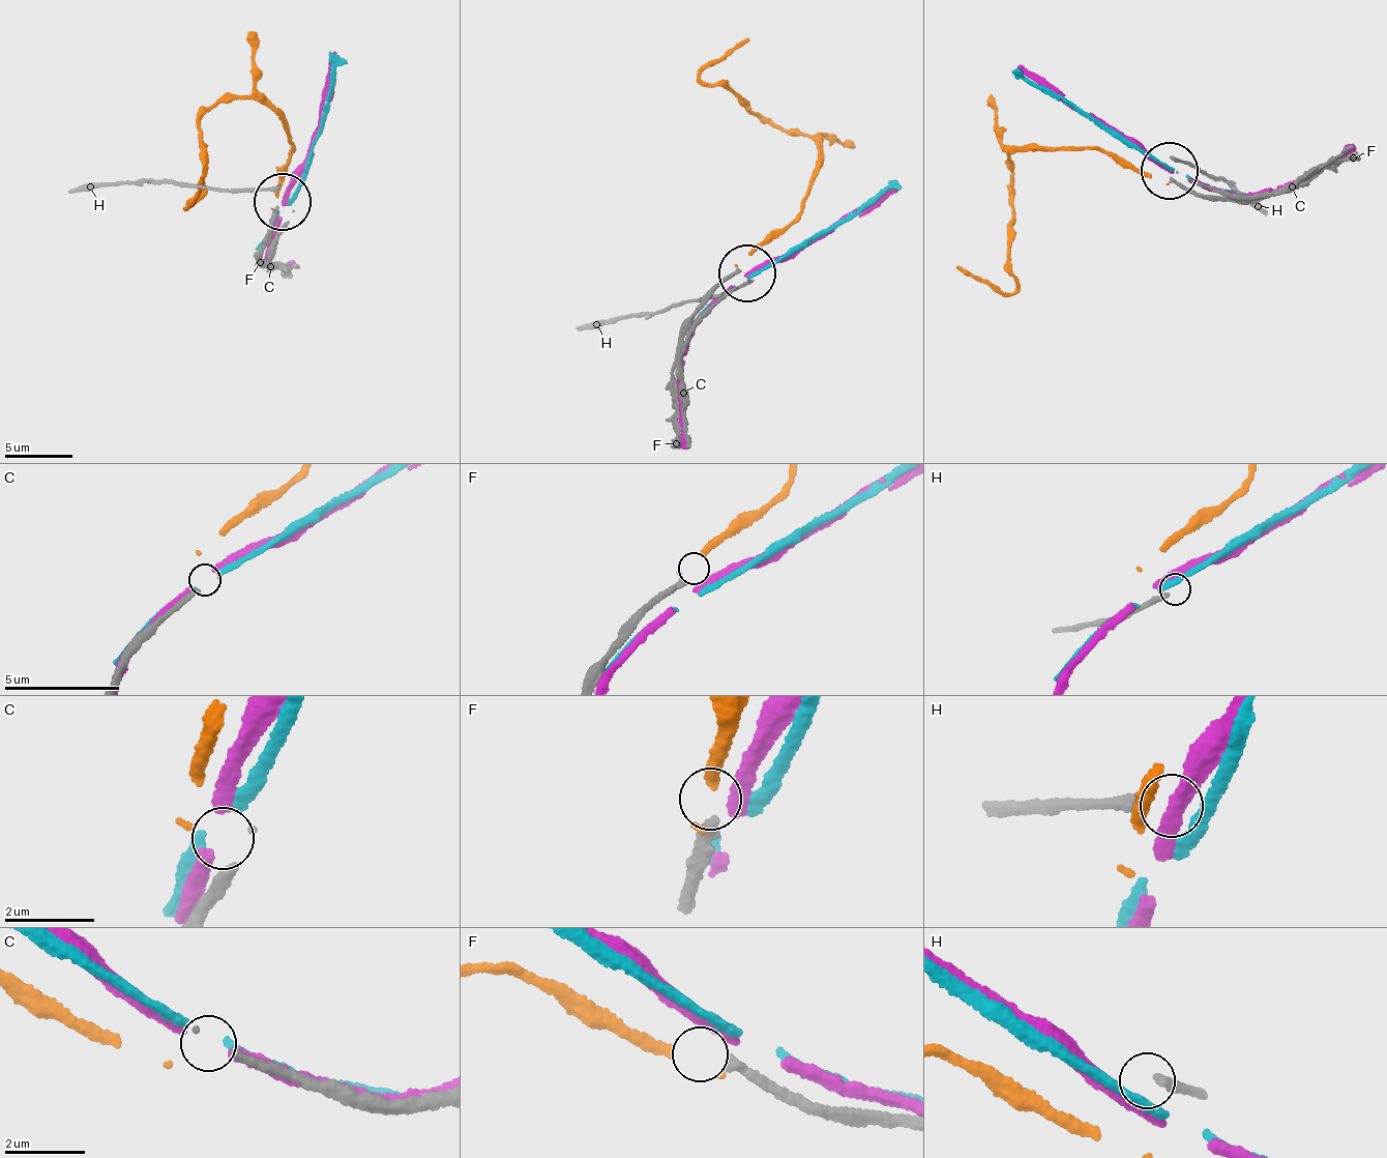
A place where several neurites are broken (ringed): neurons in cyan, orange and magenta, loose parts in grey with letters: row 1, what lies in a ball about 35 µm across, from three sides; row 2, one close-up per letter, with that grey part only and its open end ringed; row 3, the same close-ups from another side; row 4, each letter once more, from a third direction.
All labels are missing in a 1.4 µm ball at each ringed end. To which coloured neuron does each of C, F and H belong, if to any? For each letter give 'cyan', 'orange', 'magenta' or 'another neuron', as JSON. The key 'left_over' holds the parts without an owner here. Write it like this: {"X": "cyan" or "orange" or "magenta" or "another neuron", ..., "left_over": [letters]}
{"C": "another neuron", "F": "orange", "H": "another neuron", "left_over": ["C", "H"]}

